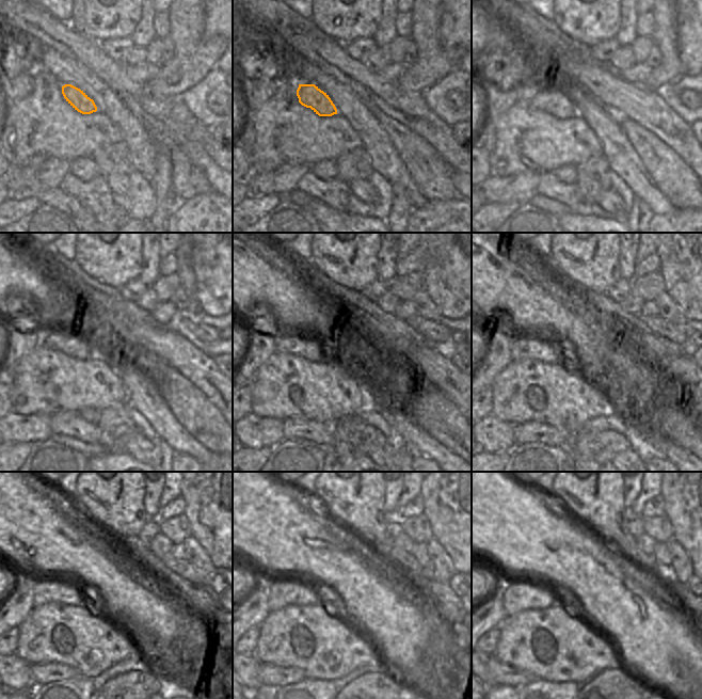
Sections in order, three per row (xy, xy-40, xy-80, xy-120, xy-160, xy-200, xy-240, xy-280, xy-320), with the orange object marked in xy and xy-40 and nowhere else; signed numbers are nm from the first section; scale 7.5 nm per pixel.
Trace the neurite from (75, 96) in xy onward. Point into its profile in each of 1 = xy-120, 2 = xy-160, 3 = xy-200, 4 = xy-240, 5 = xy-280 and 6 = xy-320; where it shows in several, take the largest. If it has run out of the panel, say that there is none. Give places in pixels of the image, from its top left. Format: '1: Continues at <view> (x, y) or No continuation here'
1: Continues at xy-120 (74, 342)
2: Continues at xy-160 (312, 347)
3: Continues at xy-200 (526, 346)
4: Continues at xy-240 (47, 588)
5: Continues at xy-280 (282, 592)
6: Continues at xy-320 (519, 594)

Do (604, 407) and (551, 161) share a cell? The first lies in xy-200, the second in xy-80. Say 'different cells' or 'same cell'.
same cell

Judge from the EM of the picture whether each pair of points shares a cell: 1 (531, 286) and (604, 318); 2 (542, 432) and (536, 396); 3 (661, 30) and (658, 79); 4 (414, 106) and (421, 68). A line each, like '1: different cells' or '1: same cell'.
1: different cells
2: different cells
3: same cell
4: different cells

